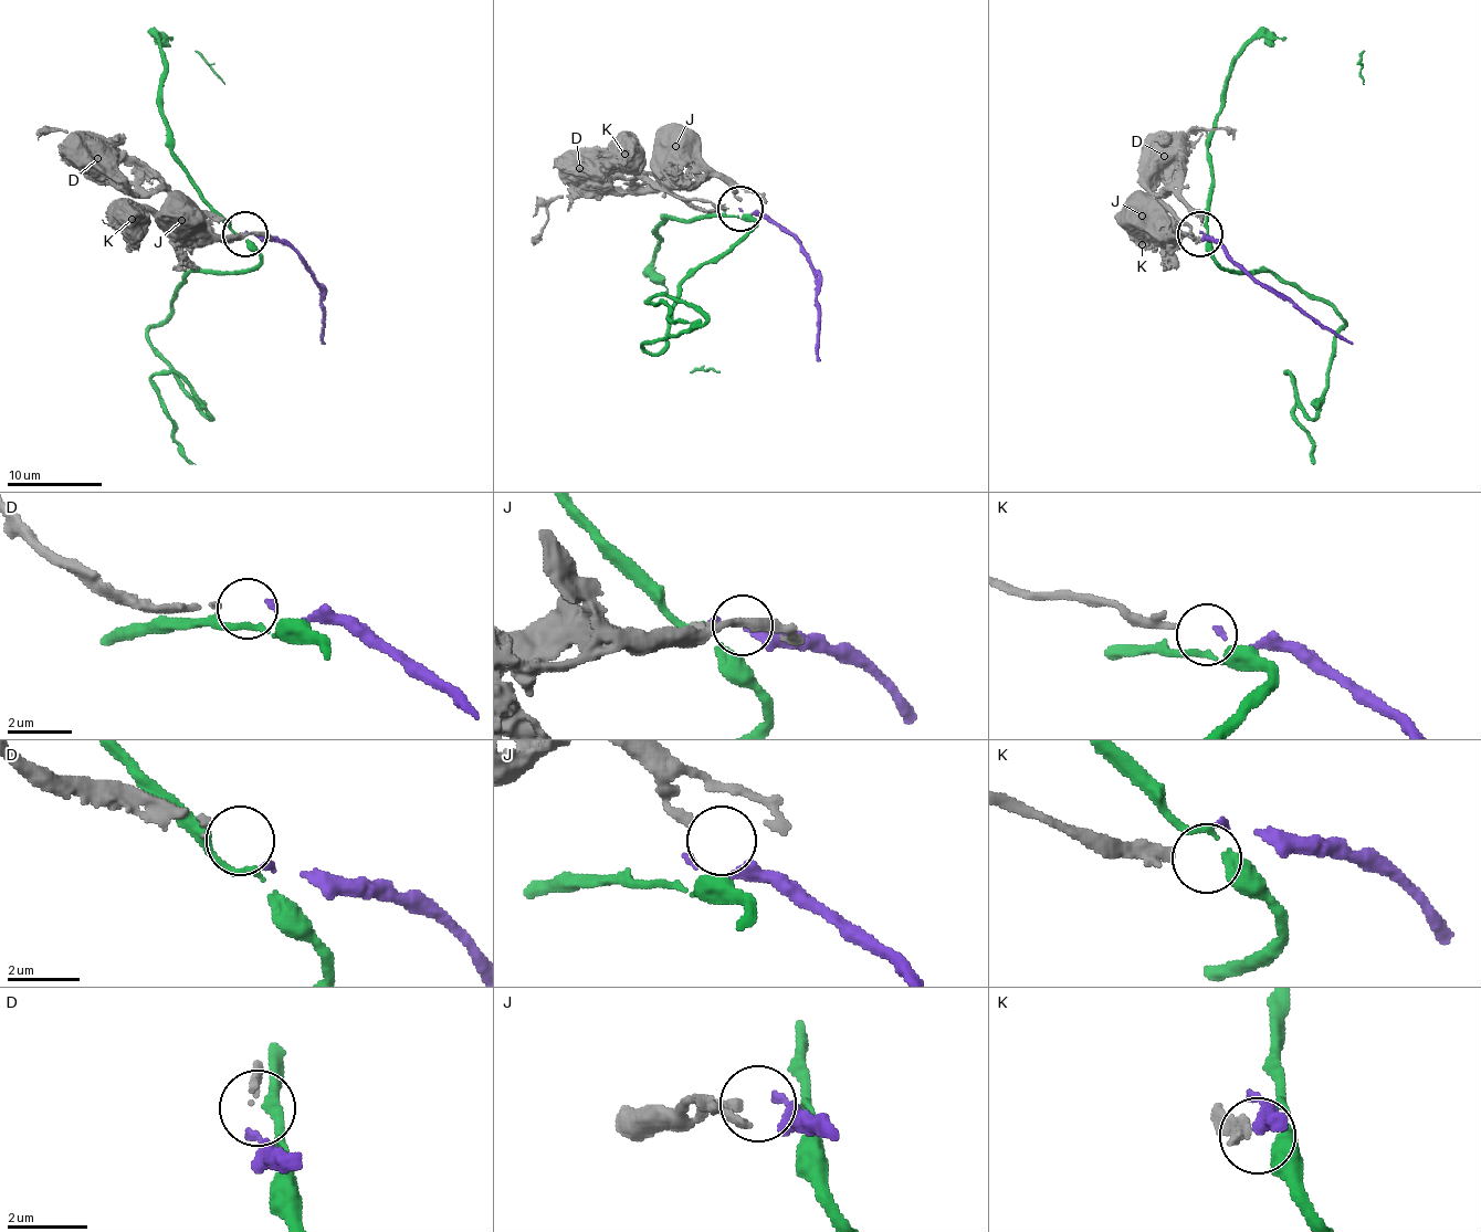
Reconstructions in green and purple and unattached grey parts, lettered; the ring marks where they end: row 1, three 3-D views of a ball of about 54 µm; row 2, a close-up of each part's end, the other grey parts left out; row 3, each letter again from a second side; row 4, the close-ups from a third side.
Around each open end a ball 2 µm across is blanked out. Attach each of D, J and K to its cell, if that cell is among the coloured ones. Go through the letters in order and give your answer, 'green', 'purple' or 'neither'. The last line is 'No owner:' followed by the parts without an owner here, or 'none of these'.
D: purple
J: neither
K: neither
No owner: J, K

